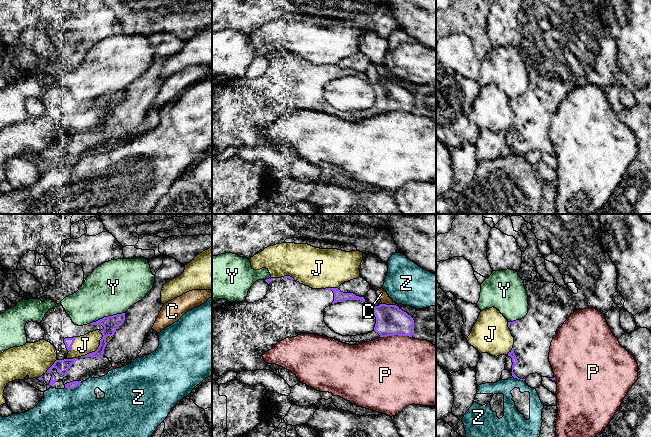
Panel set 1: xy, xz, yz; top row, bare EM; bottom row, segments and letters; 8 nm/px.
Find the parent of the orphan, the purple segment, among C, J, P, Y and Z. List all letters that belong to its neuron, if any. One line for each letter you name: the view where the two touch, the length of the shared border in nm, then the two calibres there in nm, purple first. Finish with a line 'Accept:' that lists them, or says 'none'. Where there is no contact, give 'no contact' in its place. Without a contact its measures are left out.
Accept: none

